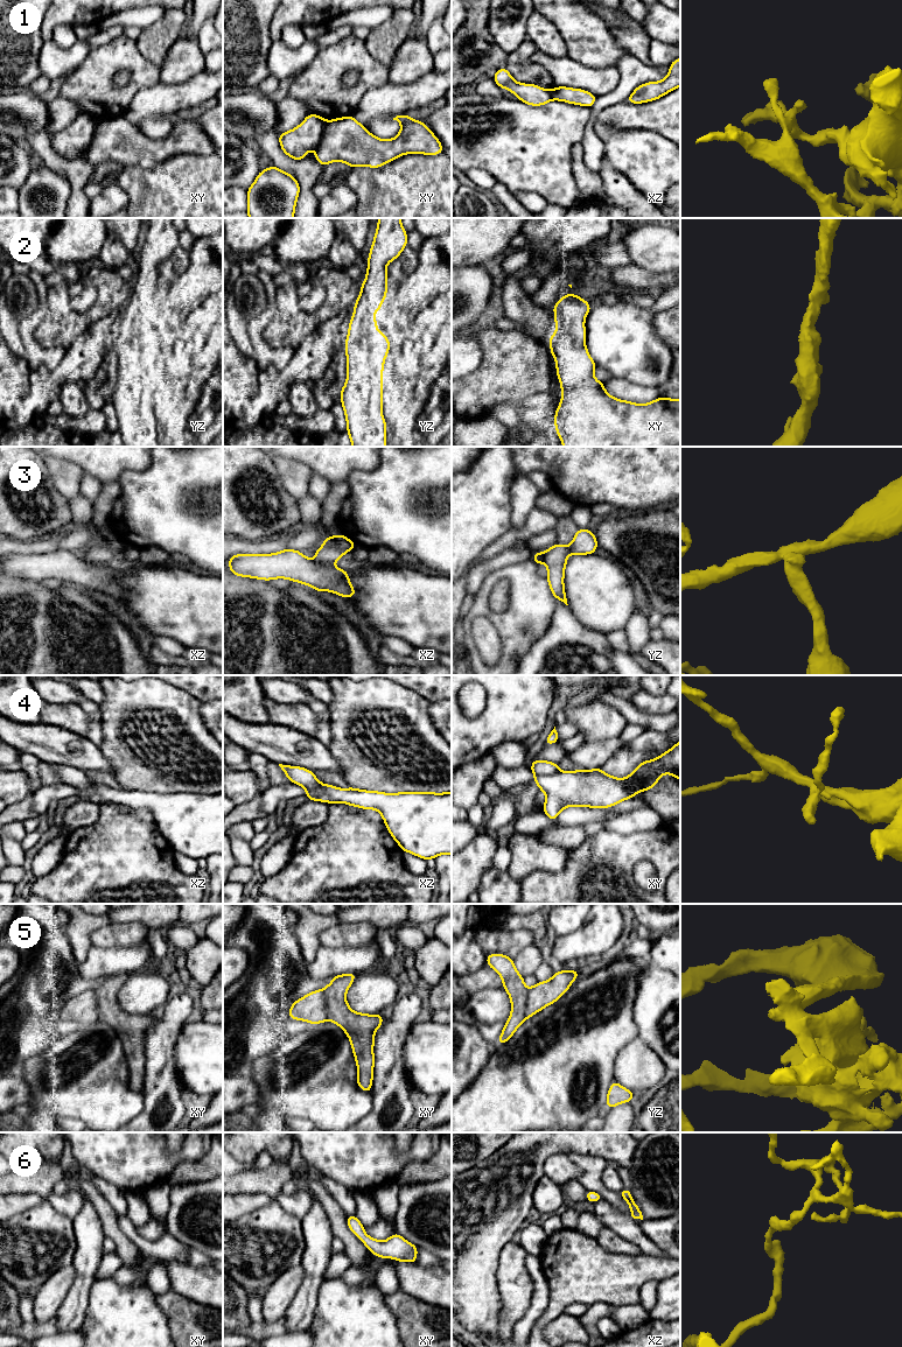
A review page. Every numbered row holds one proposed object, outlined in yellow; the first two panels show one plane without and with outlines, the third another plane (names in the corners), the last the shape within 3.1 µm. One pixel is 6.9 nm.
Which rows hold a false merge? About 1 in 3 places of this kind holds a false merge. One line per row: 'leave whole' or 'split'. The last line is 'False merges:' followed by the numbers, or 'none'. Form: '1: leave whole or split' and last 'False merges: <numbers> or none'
1: split
2: leave whole
3: split
4: split
5: leave whole
6: leave whole
False merges: 1, 3, 4

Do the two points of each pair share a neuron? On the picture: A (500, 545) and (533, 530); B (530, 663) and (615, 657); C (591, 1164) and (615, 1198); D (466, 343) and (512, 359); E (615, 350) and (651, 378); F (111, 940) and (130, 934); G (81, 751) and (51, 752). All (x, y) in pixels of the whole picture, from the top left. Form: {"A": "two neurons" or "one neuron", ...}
{"A": "one neuron", "B": "one neuron", "C": "one neuron", "D": "two neurons", "E": "one neuron", "F": "one neuron", "G": "one neuron"}

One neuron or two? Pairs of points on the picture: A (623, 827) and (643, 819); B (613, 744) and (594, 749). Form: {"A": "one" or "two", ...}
{"A": "one", "B": "one"}

